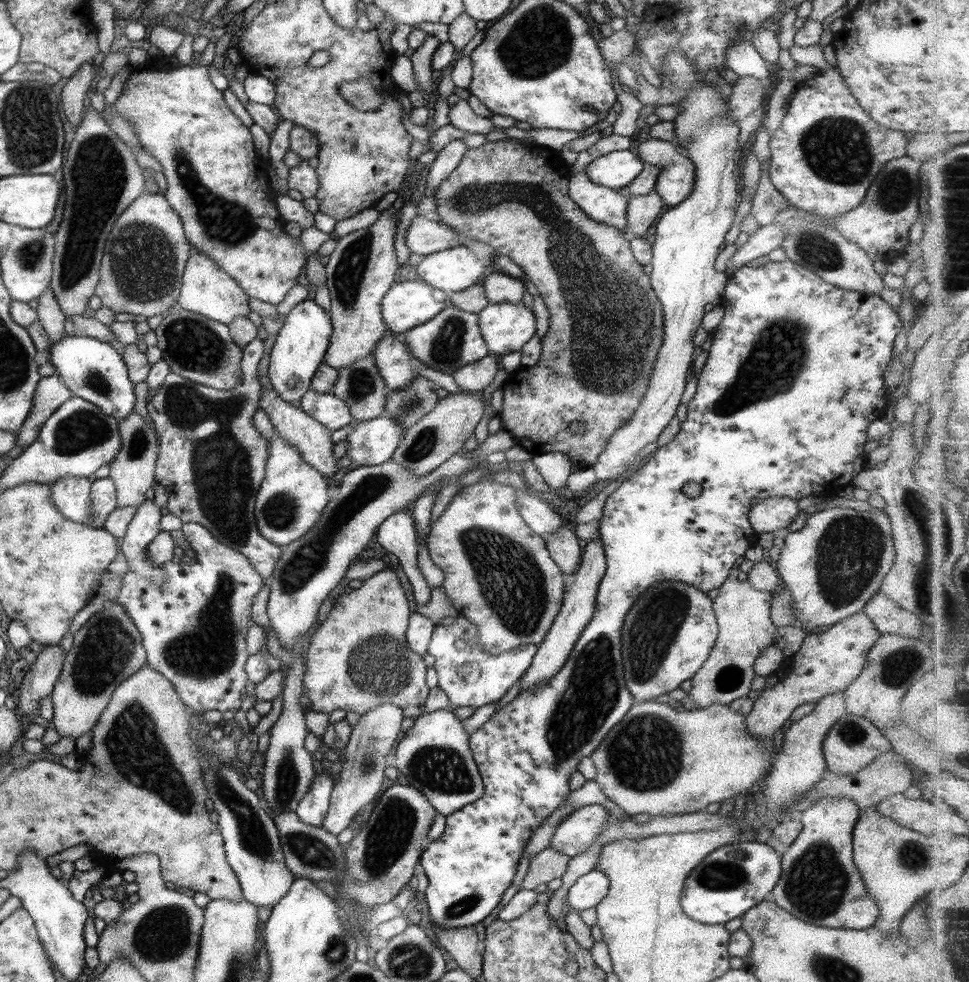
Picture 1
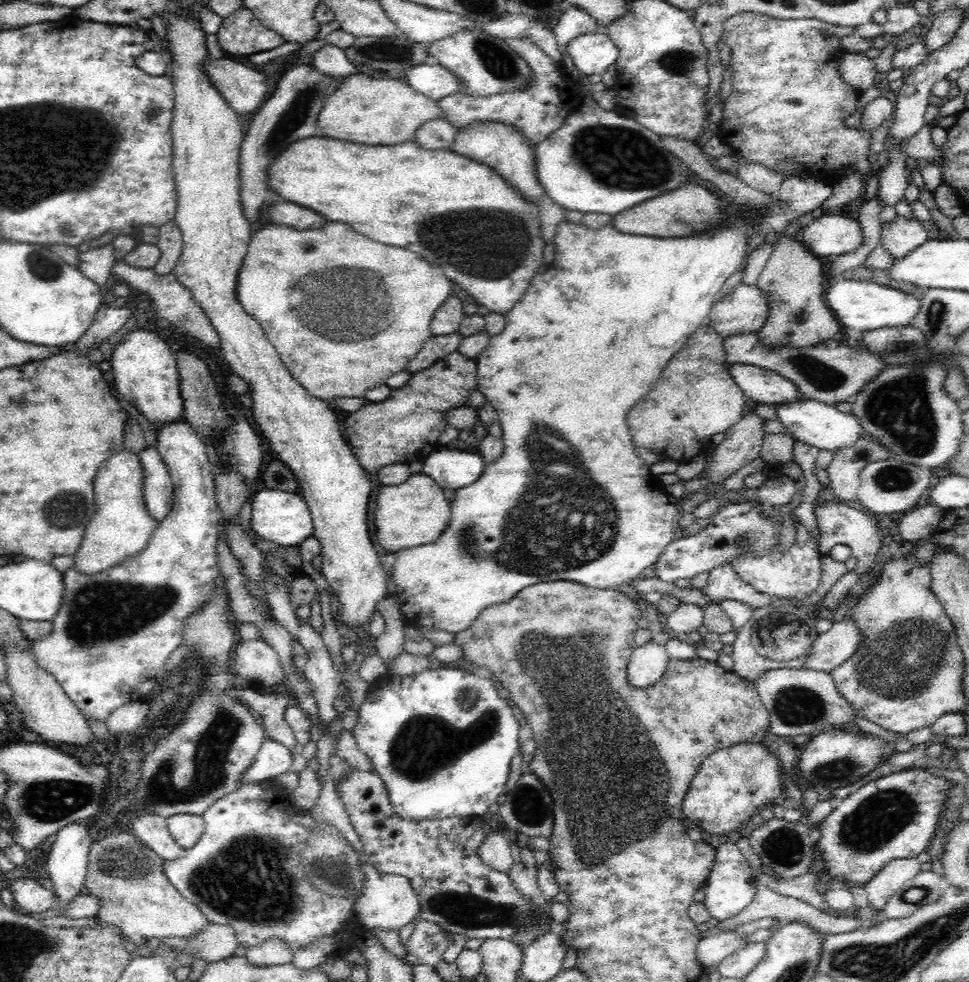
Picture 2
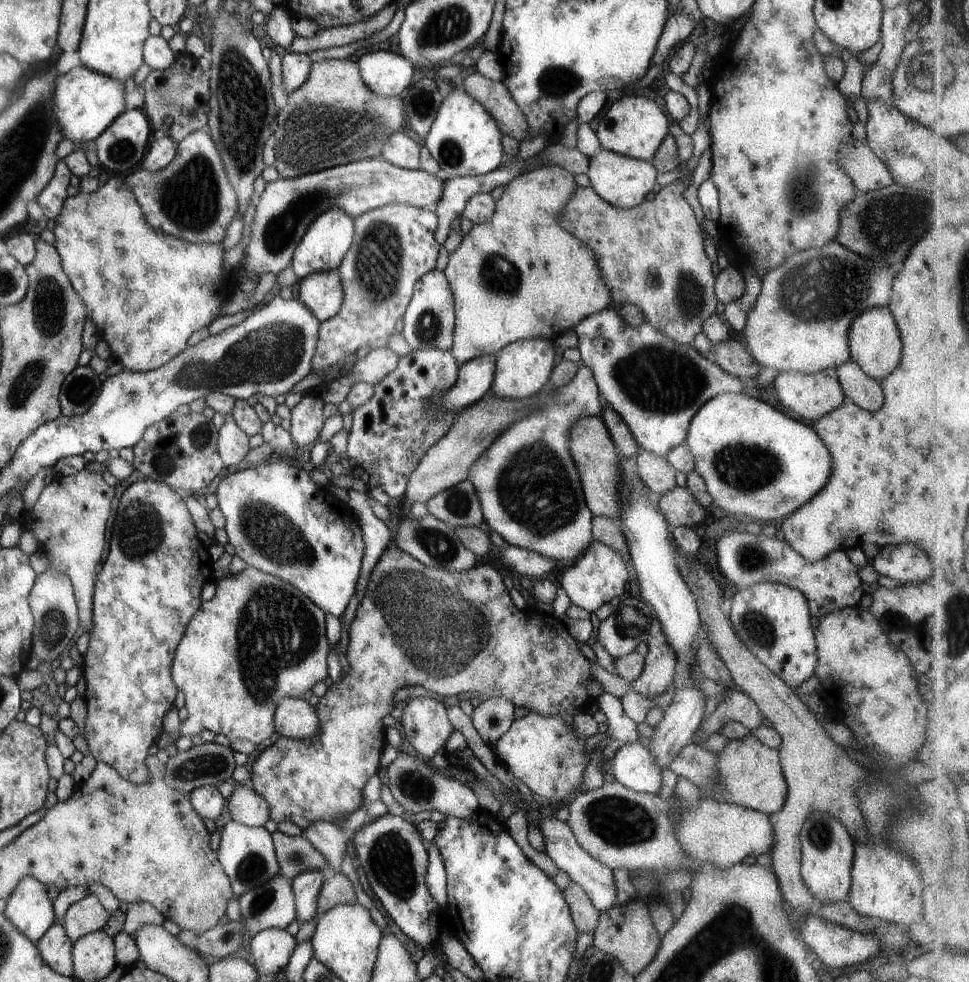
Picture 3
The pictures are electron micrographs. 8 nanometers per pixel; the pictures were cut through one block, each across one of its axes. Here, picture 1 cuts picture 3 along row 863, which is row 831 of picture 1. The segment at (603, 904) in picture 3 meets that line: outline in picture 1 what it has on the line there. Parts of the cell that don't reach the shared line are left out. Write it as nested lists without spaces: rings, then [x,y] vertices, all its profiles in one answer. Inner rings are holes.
[[[599,804],[582,806],[563,818],[555,827],[550,839],[550,847],[569,856],[577,856],[593,845],[593,841],[609,822],[607,808]]]

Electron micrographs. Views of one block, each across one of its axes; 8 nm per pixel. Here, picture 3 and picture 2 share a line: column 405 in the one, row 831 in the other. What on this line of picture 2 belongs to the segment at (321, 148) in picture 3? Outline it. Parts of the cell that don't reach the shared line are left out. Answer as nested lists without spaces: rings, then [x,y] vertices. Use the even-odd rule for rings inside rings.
[[[131,831],[115,833],[108,839],[94,844],[94,846],[89,848],[87,857],[87,874],[84,886],[88,888],[90,895],[100,899],[100,910],[98,910],[97,918],[109,926],[116,926],[136,946],[145,944],[144,938],[164,939],[178,937],[188,940],[188,938],[194,938],[196,934],[214,927],[212,921],[204,915],[204,912],[198,906],[185,899],[164,878],[164,875],[161,873],[161,864],[164,860],[147,846],[144,846]]]

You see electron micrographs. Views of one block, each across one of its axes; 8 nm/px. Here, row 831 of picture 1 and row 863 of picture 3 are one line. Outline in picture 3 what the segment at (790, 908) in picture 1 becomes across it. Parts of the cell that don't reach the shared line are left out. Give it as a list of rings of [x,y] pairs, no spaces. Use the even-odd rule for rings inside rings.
[[[811,812],[799,830],[800,870],[799,876],[807,886],[807,892],[820,904],[845,902],[851,890],[850,868],[853,862],[854,839],[847,828],[823,812]]]

